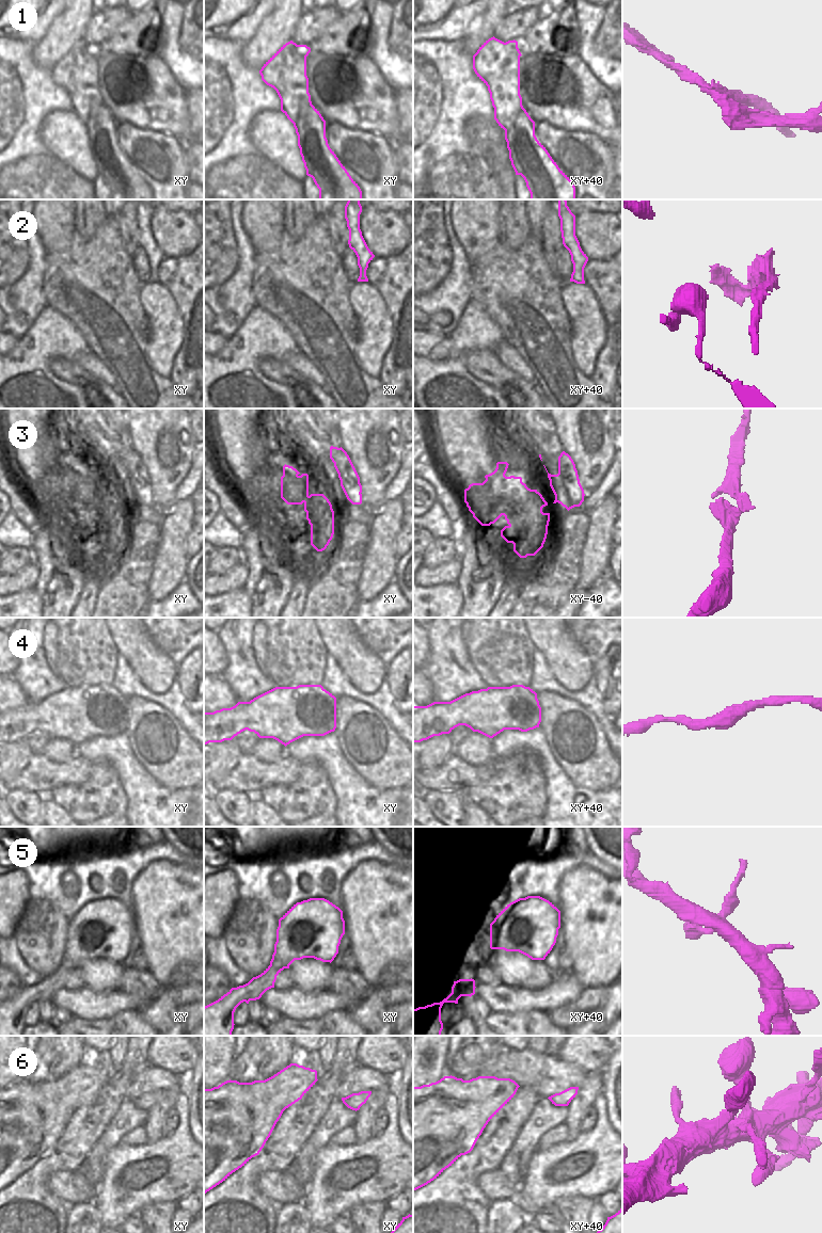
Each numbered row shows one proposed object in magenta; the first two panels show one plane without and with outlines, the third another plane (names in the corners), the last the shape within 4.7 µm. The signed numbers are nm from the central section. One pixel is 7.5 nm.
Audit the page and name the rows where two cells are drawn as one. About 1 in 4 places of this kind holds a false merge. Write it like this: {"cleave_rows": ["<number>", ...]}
{"cleave_rows": ["1"]}

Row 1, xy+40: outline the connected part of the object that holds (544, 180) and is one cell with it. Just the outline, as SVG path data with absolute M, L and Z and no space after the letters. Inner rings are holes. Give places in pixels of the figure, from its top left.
M525 109L520 111L505 140L509 159L531 193L531 199L575 199L575 187L558 167L535 135L535 122Z

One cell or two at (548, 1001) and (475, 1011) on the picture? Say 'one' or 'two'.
two

